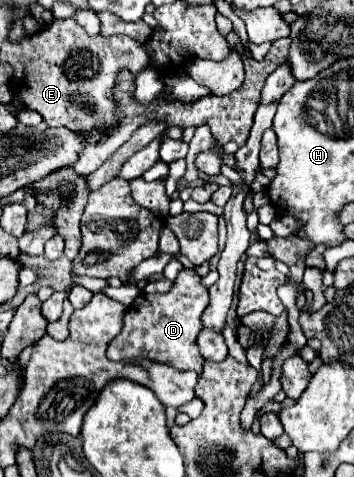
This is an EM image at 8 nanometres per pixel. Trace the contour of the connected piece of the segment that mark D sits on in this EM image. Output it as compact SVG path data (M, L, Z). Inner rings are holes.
M182 269L168 293L140 293L128 307L124 327L116 339L108 345L108 359L130 361L138 355L152 361L172 365L180 371L202 371L204 357L198 353L196 337L202 329L202 313L208 307L208 287L200 283L200 275L192 269Z

